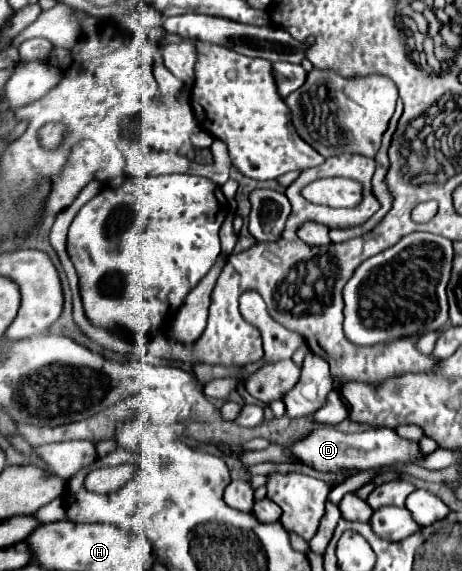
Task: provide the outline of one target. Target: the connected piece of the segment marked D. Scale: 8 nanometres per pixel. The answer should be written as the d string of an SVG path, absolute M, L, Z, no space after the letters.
M318 426L312 432L308 432L304 438L300 438L300 442L294 442L286 448L298 462L318 472L370 470L370 468L378 468L378 466L386 466L394 462L414 462L422 456L418 452L418 442L404 440L394 430L388 430L388 428L372 428L372 430L364 430L356 434L344 434L332 426Z

